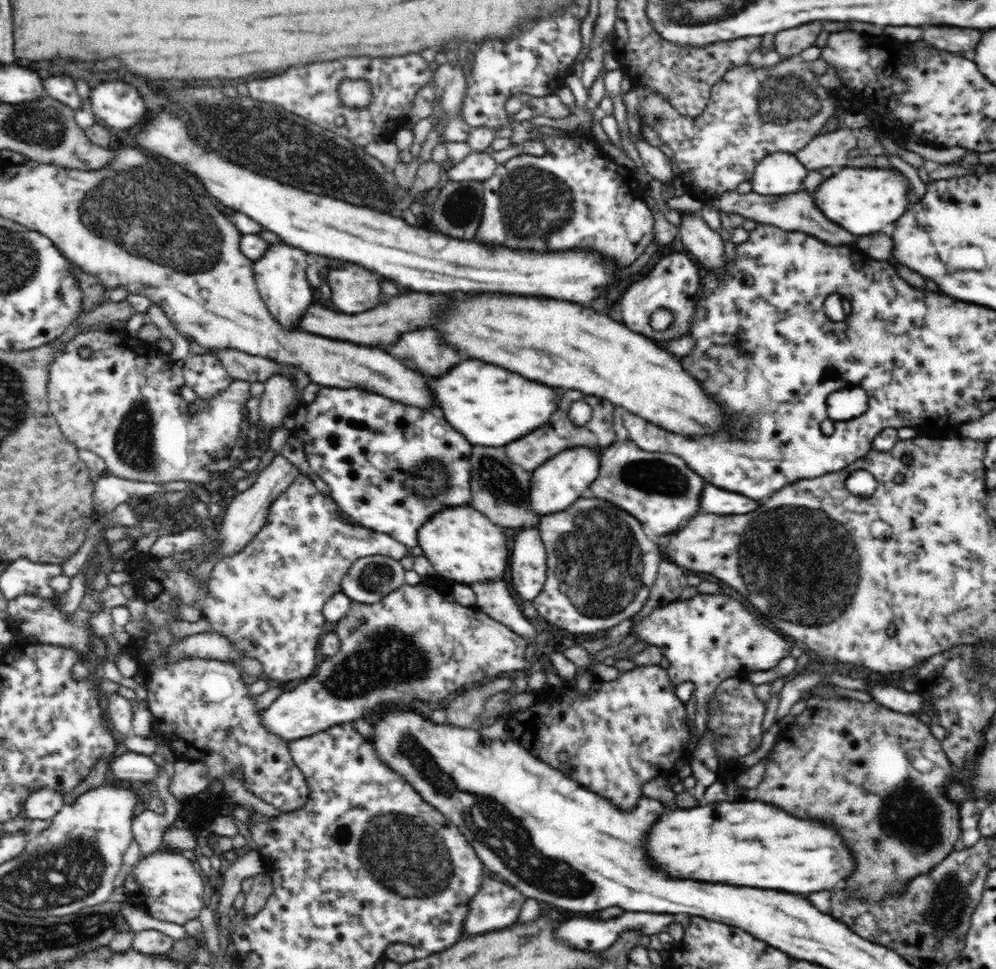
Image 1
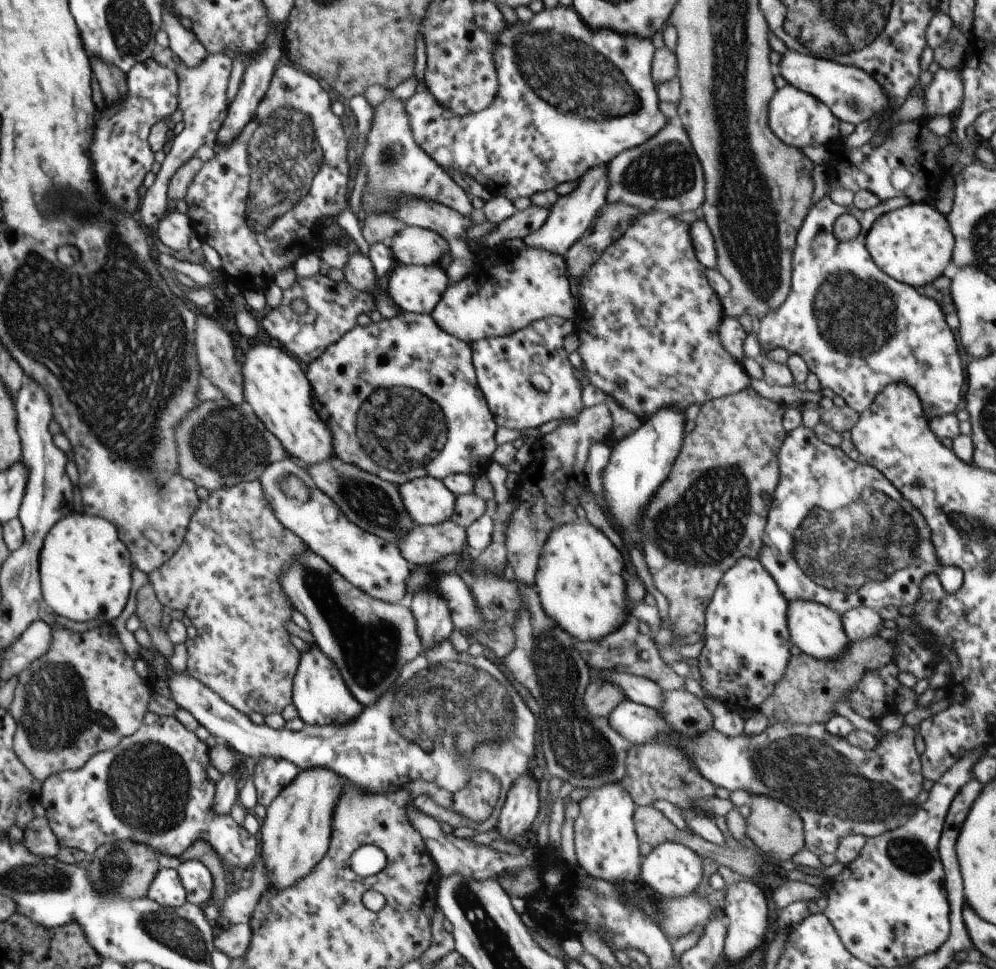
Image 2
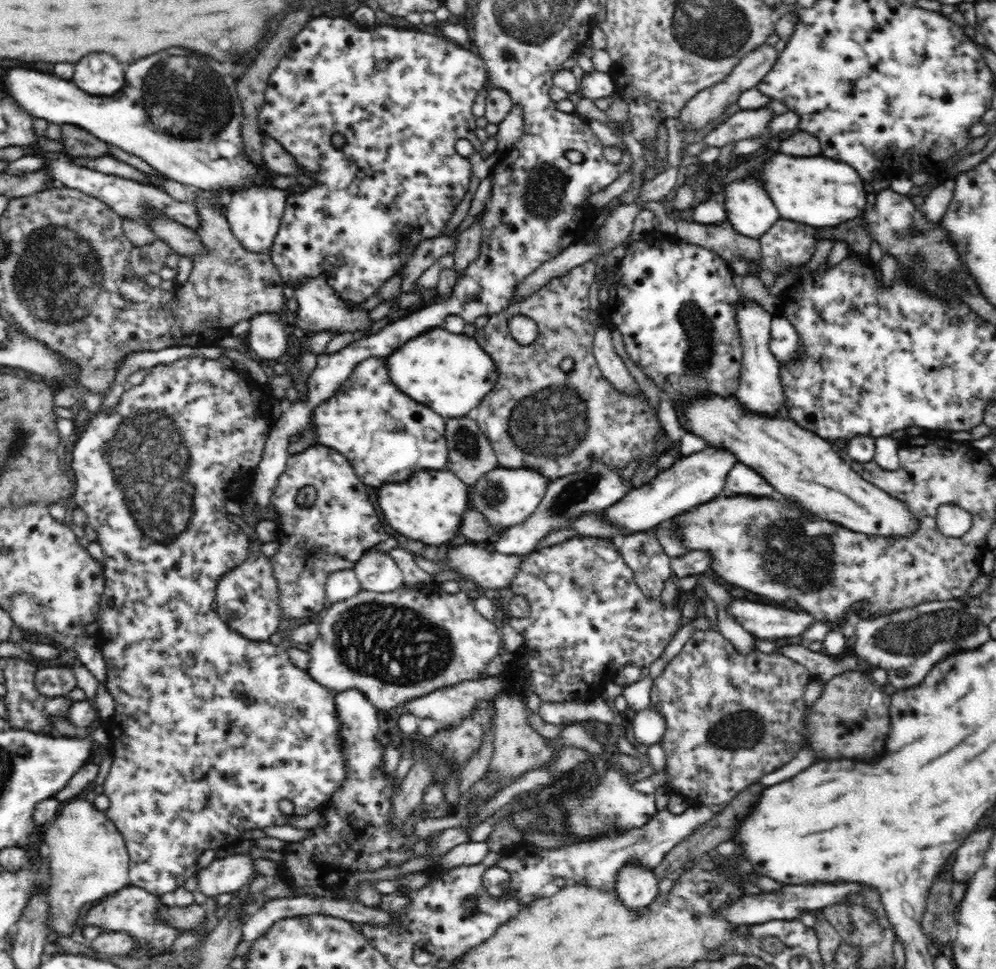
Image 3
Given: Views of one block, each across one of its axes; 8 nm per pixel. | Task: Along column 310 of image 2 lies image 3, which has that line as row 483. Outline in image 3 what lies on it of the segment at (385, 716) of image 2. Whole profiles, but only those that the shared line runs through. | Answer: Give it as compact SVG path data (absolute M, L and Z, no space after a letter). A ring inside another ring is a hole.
M737 462L728 472L721 496L776 497L777 490L753 468Z

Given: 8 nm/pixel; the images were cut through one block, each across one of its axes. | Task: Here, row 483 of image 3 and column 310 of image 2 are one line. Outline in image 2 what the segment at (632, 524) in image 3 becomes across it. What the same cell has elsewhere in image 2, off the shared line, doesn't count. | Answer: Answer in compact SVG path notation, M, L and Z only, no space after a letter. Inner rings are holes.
M310 646L301 652L296 676L293 680L292 703L299 717L308 725L342 726L362 712L362 704L348 690L336 664L318 648Z

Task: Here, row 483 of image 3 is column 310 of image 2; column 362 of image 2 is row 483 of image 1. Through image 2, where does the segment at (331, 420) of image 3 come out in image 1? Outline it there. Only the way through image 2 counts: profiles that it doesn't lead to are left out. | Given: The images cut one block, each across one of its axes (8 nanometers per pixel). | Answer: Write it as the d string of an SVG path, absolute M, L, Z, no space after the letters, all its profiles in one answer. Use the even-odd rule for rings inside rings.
M323 387L316 400L300 404L297 413L300 417L295 437L303 443L311 470L330 487L331 498L339 510L348 514L357 524L392 536L404 544L408 551L419 546L418 530L434 514L452 506L471 504L472 443L452 428L444 416L402 405L381 394L356 387Z

